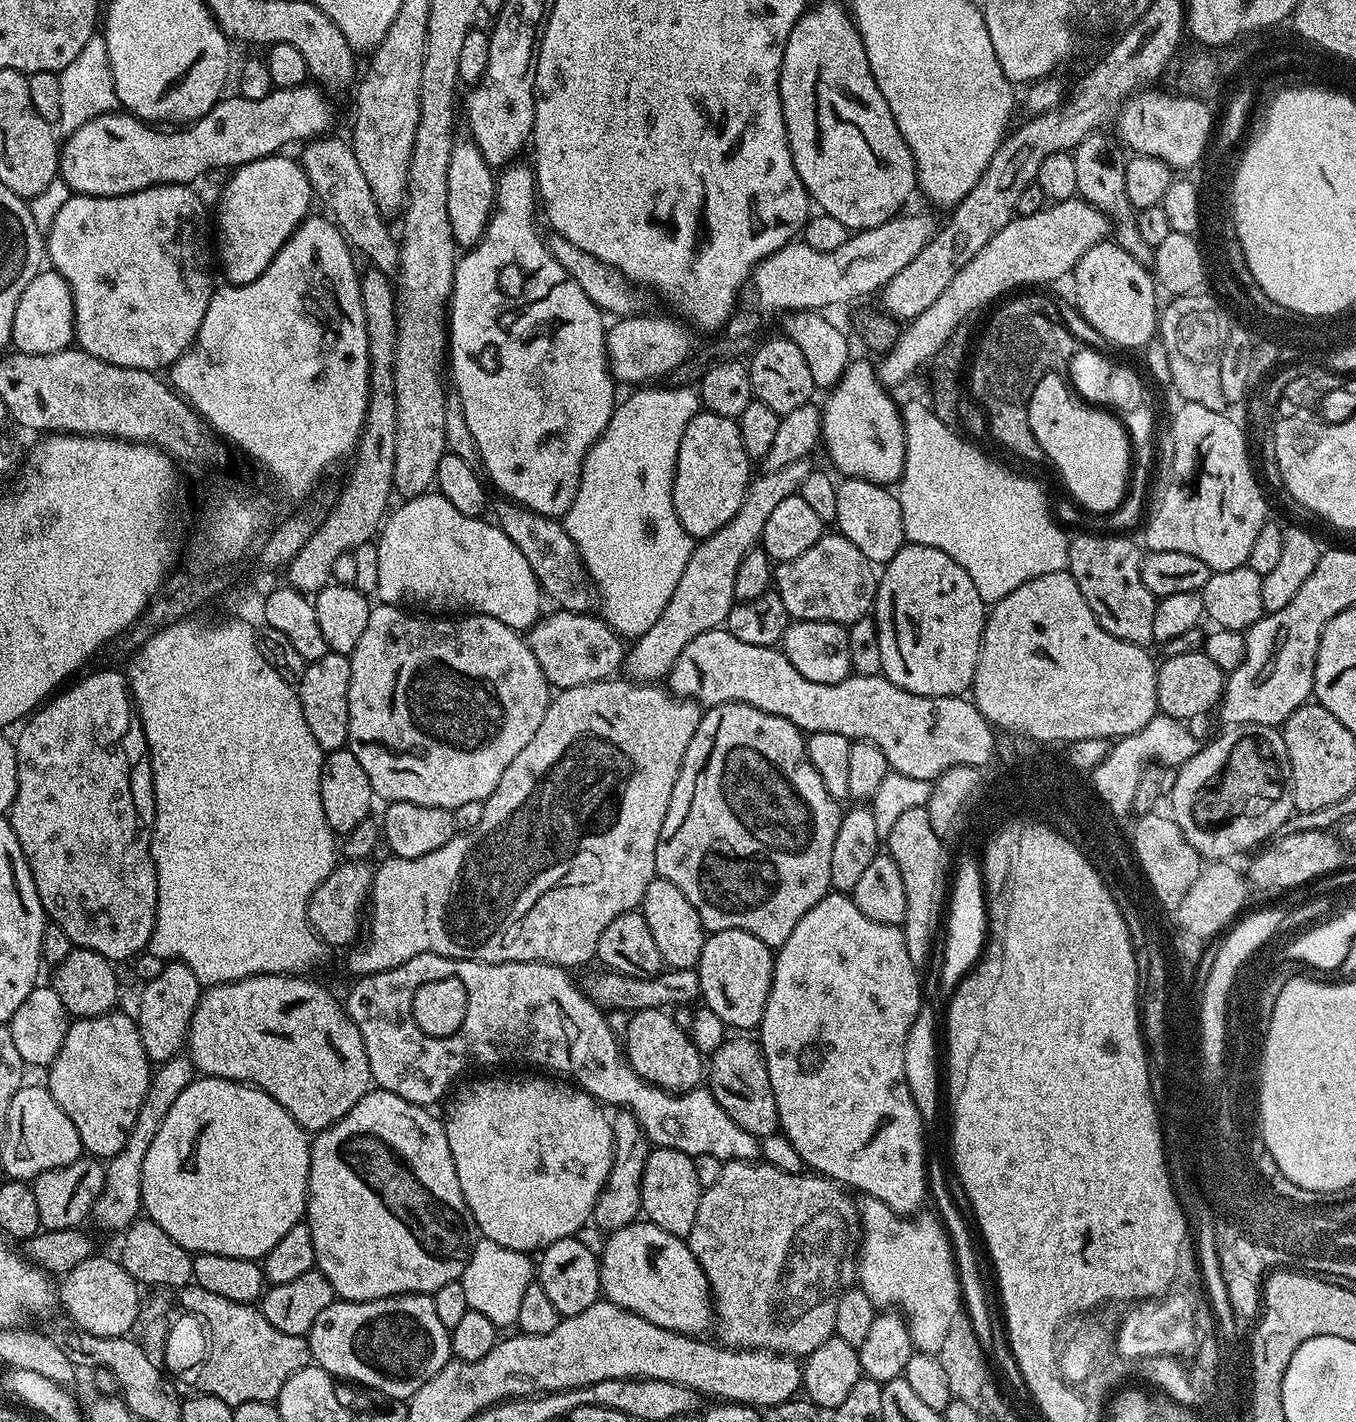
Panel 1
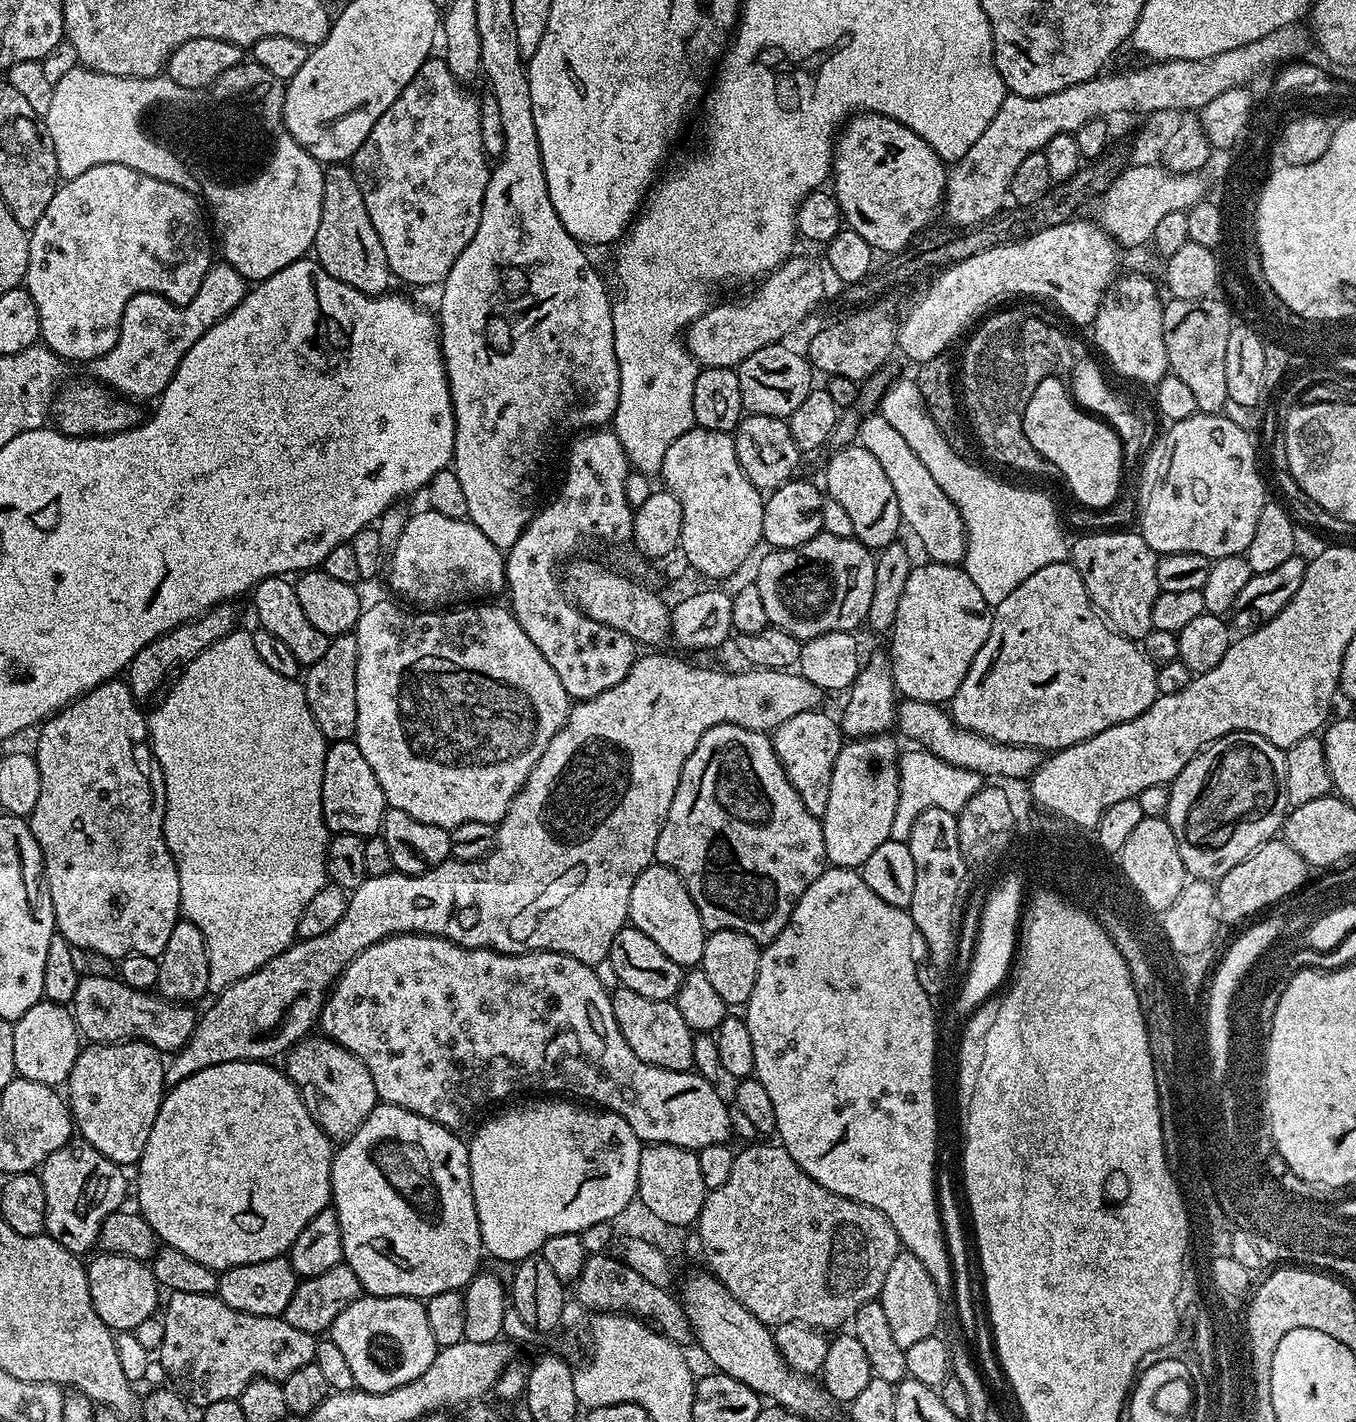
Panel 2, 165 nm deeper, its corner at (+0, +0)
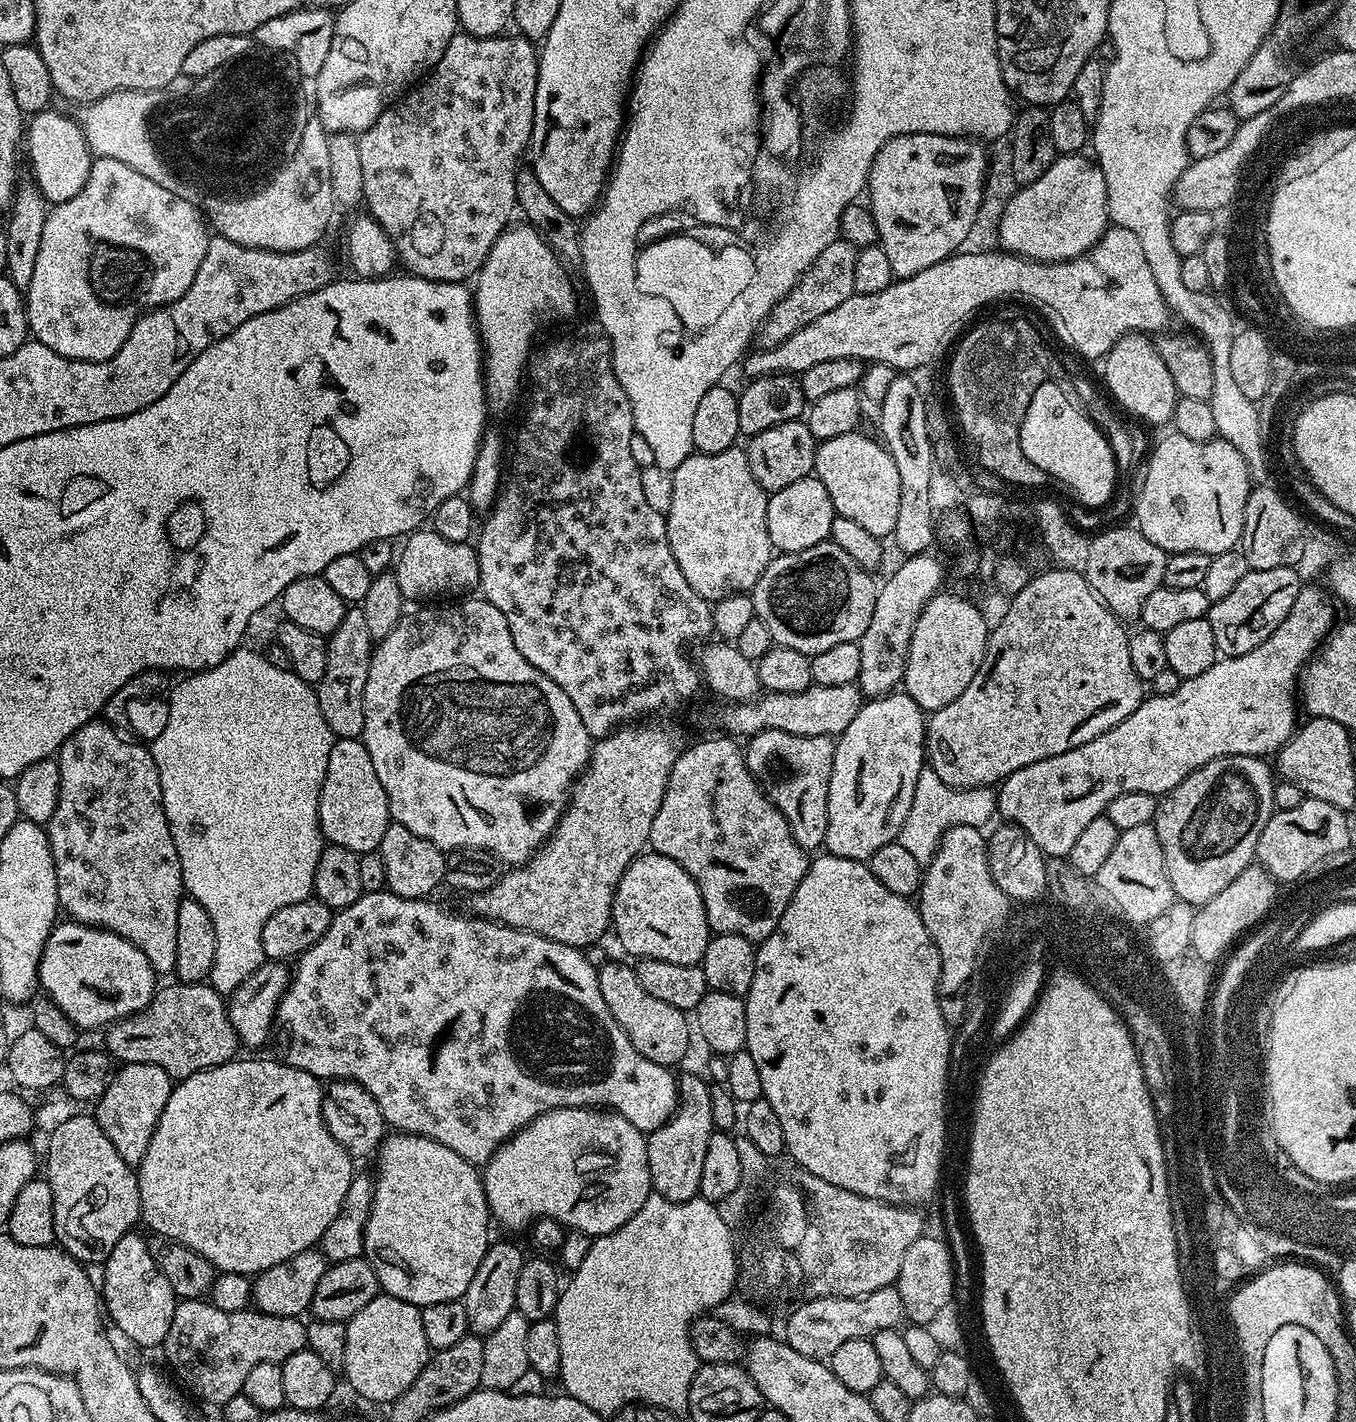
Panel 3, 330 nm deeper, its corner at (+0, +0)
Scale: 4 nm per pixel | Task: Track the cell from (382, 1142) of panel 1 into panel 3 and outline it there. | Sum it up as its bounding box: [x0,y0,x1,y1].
[364,1131,490,1306]

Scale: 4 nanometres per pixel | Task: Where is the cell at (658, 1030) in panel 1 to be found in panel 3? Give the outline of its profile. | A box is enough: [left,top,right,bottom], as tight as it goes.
[600,964,690,1069]

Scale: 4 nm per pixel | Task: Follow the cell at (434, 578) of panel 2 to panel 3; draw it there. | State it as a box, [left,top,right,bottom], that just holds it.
[394,530,480,602]

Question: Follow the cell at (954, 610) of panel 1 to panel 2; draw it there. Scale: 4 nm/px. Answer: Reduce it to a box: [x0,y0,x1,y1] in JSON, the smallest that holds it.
[890,563,993,706]

